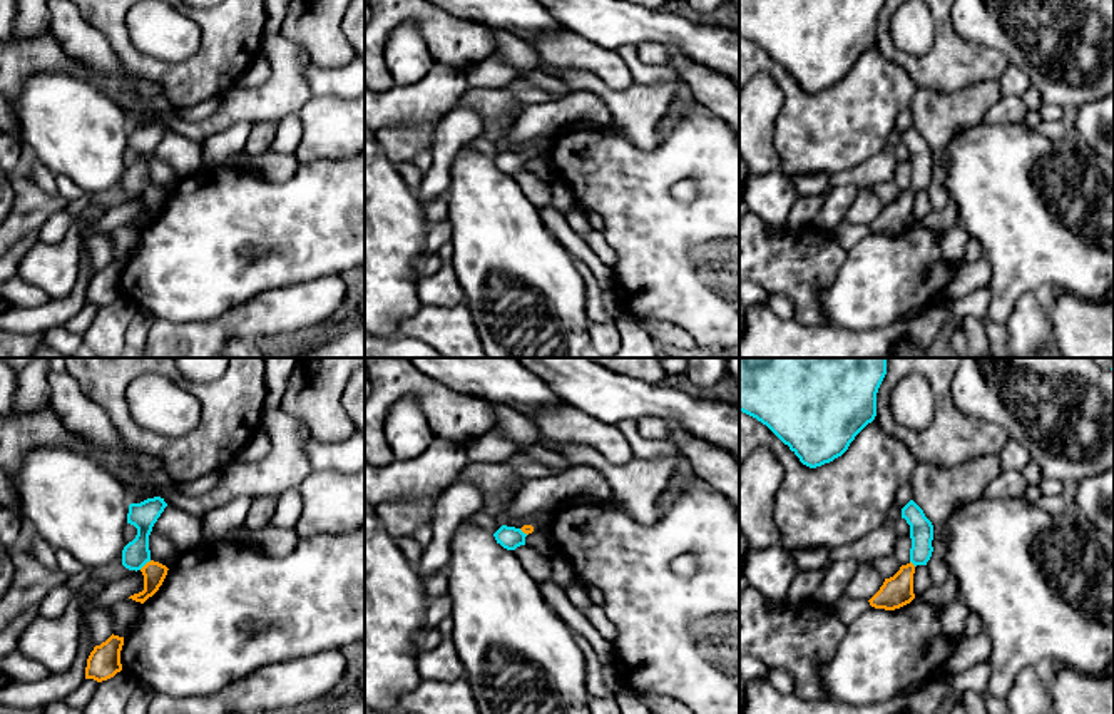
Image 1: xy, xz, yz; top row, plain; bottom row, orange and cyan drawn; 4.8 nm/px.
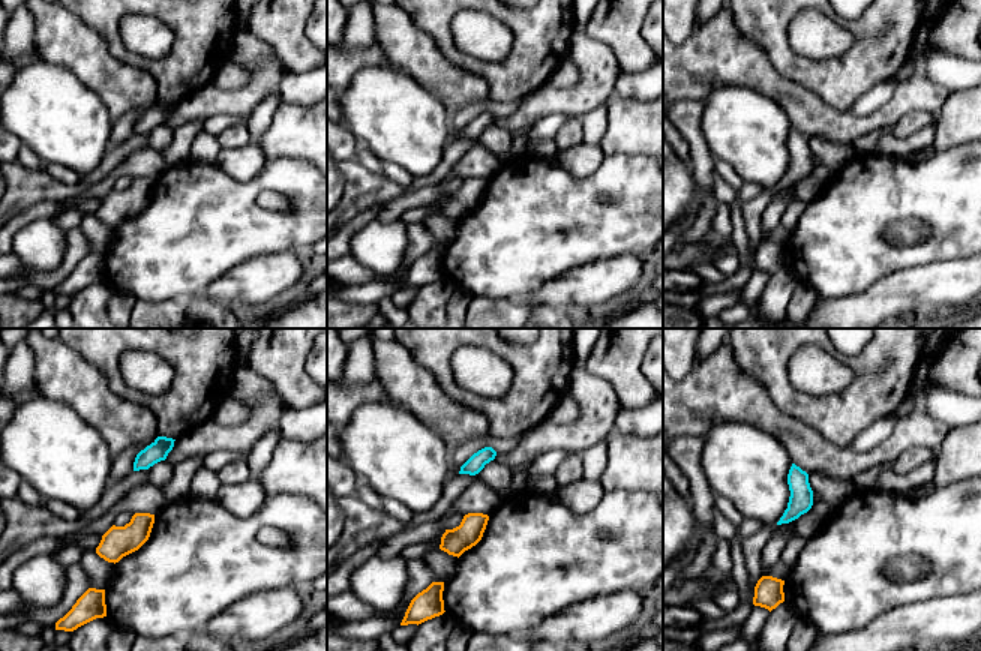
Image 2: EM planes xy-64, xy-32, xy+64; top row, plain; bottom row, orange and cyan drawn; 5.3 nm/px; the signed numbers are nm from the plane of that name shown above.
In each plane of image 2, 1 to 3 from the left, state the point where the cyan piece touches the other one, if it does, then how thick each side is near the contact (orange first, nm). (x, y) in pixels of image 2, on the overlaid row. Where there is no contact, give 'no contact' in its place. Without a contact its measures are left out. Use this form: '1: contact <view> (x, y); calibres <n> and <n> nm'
1: no contact
2: no contact
3: no contact

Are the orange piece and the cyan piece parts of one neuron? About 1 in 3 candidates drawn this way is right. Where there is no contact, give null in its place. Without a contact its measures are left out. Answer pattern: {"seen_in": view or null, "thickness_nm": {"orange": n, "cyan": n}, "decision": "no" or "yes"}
{"seen_in": "xy", "thickness_nm": {"orange": 110, "cyan": 140}, "decision": "no"}

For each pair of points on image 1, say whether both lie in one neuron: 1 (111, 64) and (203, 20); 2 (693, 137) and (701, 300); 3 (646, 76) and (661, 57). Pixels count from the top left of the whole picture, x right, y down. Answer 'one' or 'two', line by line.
1: two
2: one
3: two

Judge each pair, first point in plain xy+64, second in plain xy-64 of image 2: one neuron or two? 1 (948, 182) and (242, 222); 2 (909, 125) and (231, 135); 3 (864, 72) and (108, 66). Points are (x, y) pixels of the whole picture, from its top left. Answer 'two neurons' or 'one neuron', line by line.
1: one neuron
2: one neuron
3: two neurons

